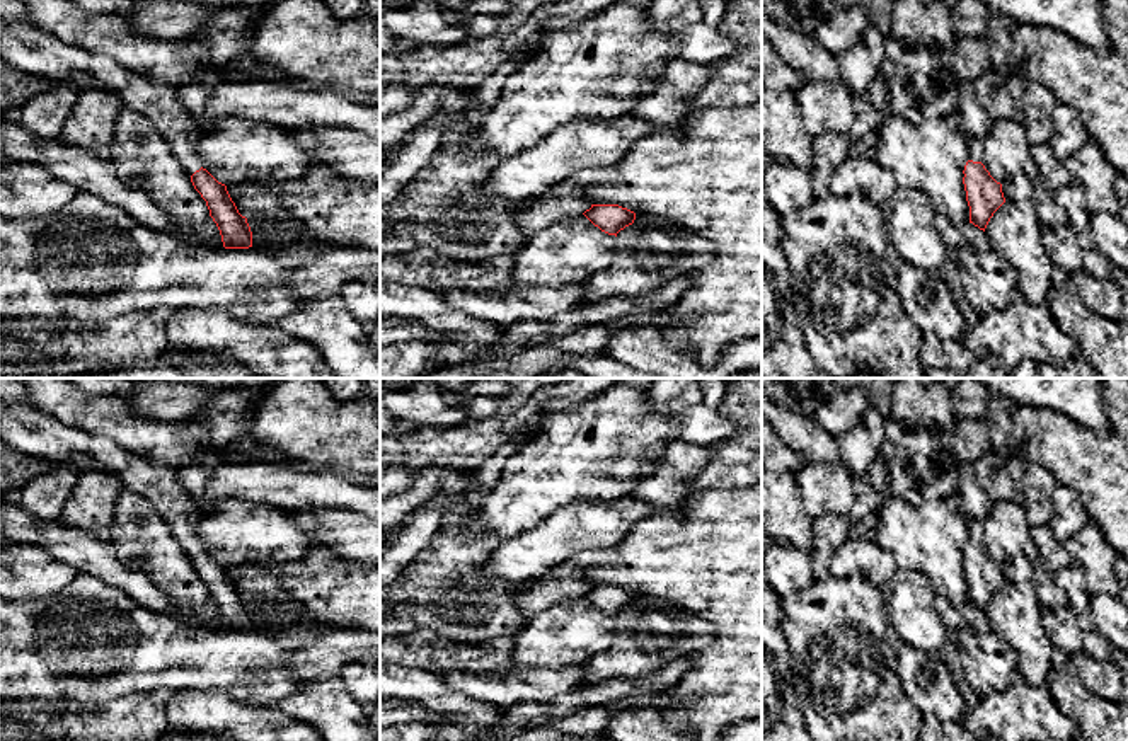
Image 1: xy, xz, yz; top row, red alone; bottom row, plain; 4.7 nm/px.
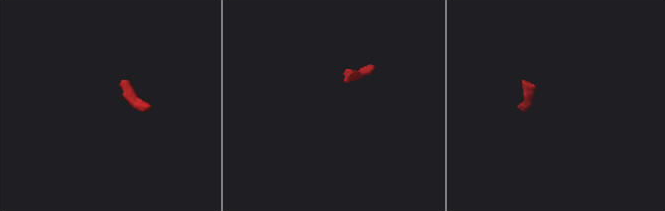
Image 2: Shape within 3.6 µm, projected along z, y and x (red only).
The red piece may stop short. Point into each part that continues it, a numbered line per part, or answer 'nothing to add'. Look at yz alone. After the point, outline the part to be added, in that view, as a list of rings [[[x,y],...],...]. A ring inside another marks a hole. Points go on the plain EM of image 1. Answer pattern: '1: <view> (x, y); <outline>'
1: yz (975, 527); [[[966,520],[970,528],[970,542],[981,543],[983,537],[983,520]]]

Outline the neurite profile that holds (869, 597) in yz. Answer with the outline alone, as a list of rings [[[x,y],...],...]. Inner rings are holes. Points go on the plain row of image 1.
[[[855,574],[847,579],[828,576],[809,588],[780,598],[780,627],[787,640],[789,669],[797,680],[796,705],[813,741],[922,741],[924,712],[910,700],[896,673],[903,640],[889,623],[881,588]]]

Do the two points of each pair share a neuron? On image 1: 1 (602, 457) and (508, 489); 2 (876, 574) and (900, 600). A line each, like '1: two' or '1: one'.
1: one
2: two

